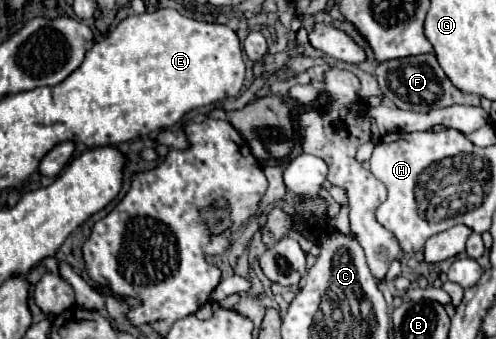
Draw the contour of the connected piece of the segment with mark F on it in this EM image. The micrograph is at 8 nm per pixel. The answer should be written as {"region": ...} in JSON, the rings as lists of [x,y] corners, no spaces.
{"region":[[[424,53],[416,57],[406,57],[406,59],[394,59],[394,61],[384,61],[376,69],[376,77],[380,83],[380,89],[386,95],[394,93],[394,103],[400,109],[414,109],[414,111],[430,111],[438,107],[448,107],[454,103],[460,105],[480,105],[478,95],[462,93],[452,85],[452,81],[444,75],[442,67],[436,61],[434,53]]]}

